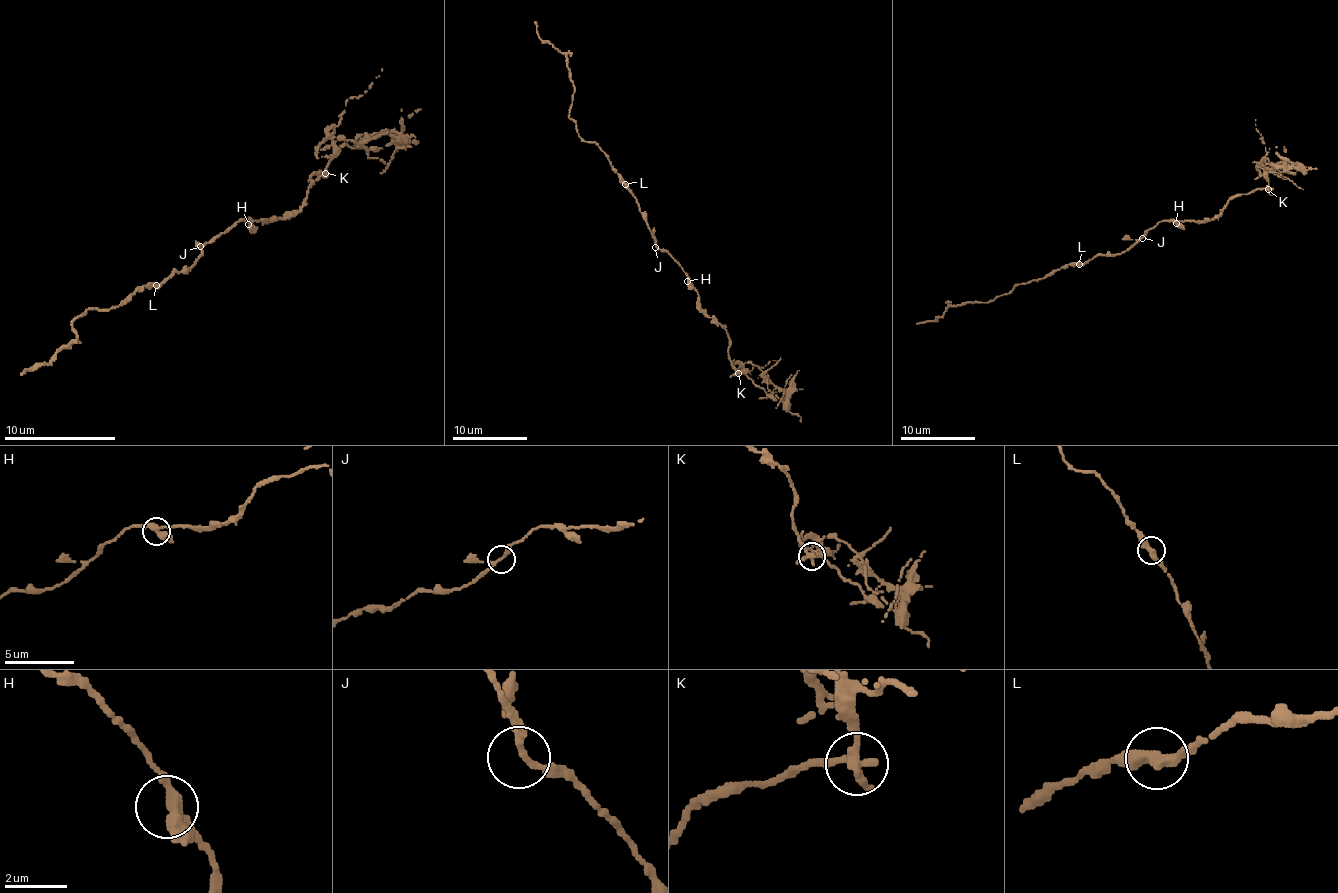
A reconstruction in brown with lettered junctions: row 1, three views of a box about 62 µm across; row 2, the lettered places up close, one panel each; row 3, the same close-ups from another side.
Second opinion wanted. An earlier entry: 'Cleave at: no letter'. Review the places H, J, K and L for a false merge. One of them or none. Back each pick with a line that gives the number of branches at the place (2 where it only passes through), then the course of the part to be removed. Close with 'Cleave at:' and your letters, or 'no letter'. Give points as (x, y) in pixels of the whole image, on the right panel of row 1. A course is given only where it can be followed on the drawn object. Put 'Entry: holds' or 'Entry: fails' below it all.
K: 3 branches meet; foreign part runs (1269, 189), (1265, 167), (1261, 163), (1257, 165), (1267, 169), (1285, 163), (1317, 169)
Cleave at: K
Entry: fails

